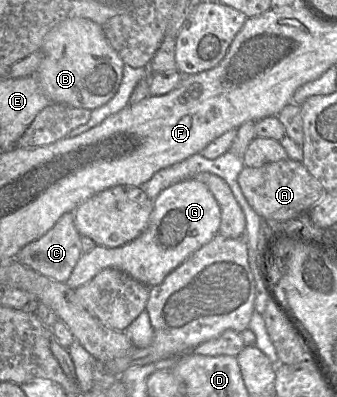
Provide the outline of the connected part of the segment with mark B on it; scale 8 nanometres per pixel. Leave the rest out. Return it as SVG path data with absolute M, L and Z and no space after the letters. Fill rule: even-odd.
M72 17L55 25L45 36L41 52L42 61L36 77L43 92L52 103L93 110L106 104L119 89L123 77L124 62L108 42L103 25L88 18Z

